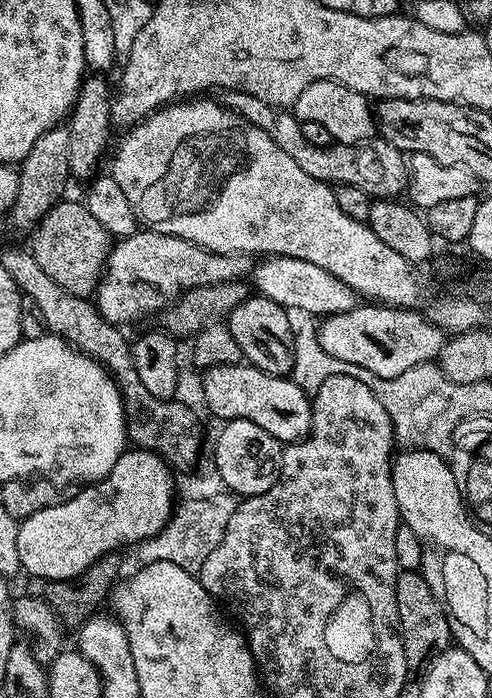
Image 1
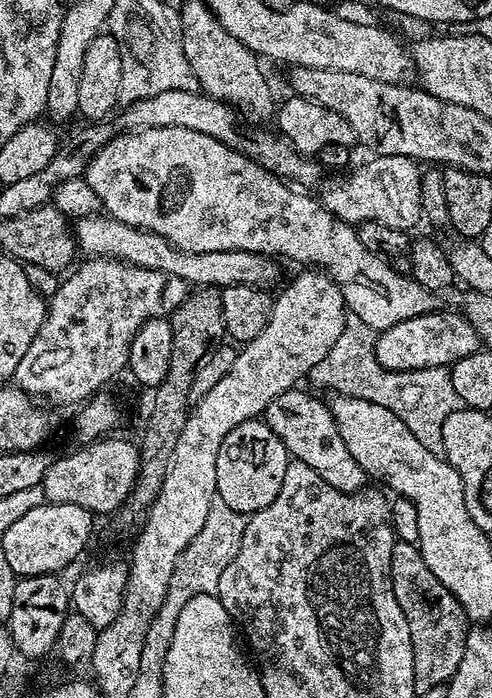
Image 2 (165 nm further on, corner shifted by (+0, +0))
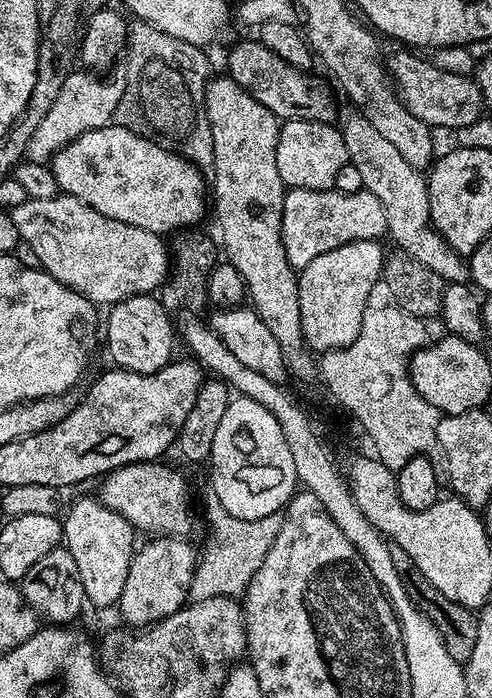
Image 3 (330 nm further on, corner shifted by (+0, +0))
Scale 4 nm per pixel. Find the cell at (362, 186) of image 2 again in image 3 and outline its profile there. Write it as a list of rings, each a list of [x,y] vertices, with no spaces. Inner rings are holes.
[[[290,188],[284,193],[284,213],[282,214],[282,242],[286,250],[288,265],[294,269],[310,266],[318,254],[326,254],[326,250],[334,250],[338,246],[346,246],[351,240],[374,240],[387,233],[386,210],[382,210],[382,202],[374,198],[367,190],[354,194],[342,194],[335,190],[306,190],[305,188]]]

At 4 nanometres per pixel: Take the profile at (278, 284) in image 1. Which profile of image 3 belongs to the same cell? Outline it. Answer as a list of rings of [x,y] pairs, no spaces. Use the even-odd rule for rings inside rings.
[[[58,194],[54,198],[29,199],[22,202],[22,206],[11,209],[10,215],[17,237],[38,254],[40,268],[70,290],[85,296],[91,304],[111,306],[131,296],[147,296],[168,279],[170,248],[165,241],[164,244],[160,241],[163,239],[157,233],[106,218],[106,214],[98,214],[98,210],[78,198]]]

